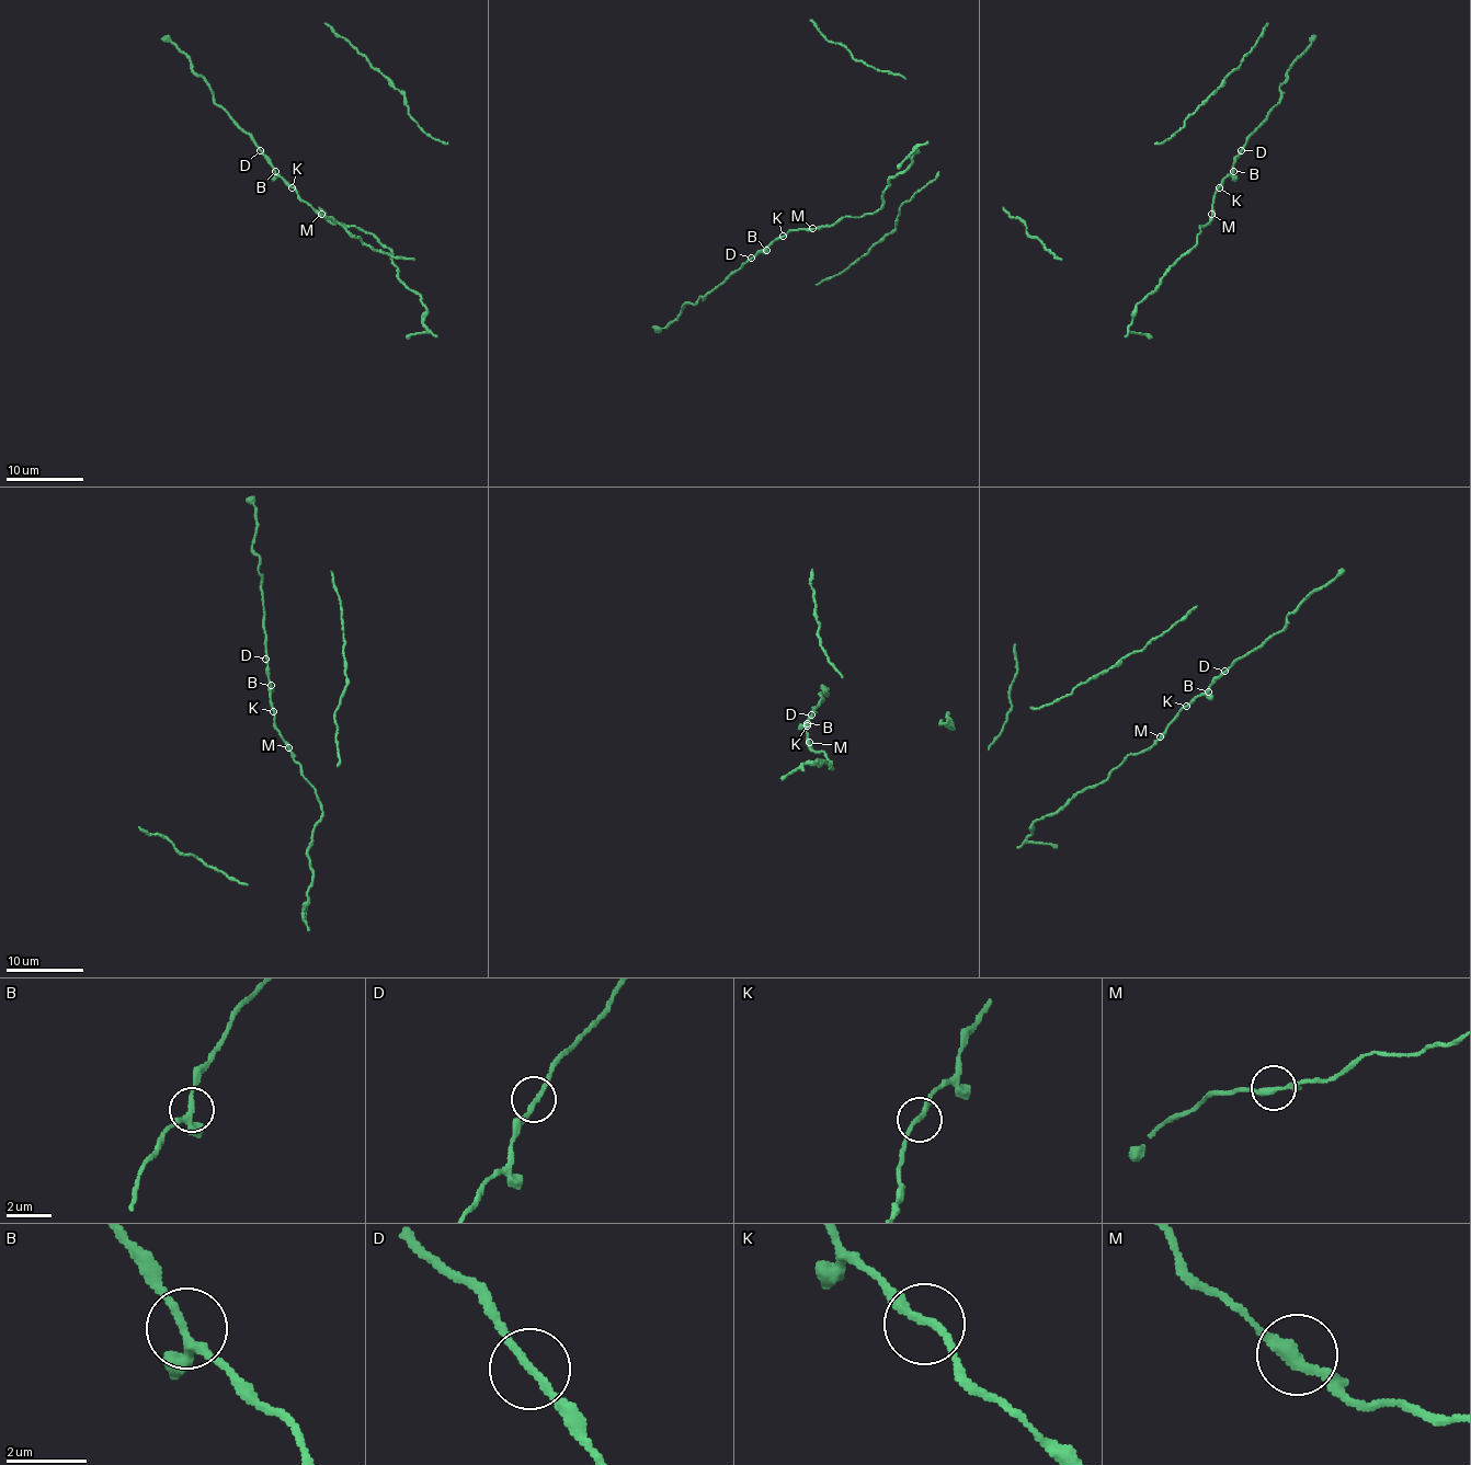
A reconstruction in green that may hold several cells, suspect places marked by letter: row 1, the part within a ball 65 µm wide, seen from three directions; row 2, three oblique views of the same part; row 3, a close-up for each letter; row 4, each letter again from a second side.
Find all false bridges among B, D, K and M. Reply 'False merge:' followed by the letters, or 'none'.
False merge: none

